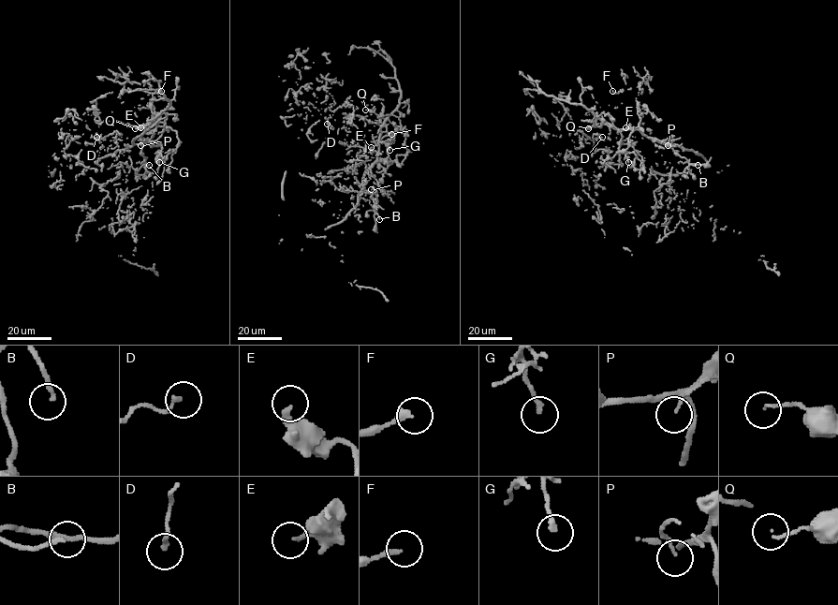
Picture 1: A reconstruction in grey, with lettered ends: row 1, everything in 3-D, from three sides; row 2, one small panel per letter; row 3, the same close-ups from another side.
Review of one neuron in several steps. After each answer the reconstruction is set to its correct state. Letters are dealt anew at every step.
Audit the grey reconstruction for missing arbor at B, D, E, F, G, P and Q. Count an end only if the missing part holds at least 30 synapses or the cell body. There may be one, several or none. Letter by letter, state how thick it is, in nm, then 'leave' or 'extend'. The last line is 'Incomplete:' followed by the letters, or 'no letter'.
B: 170 nm | leave
D: 150 nm | leave
E: 240 nm | leave
F: 220 nm | leave
G: 190 nm | leave
P: 110 nm | leave
Q: 100 nm | leave
Incomplete: no letter

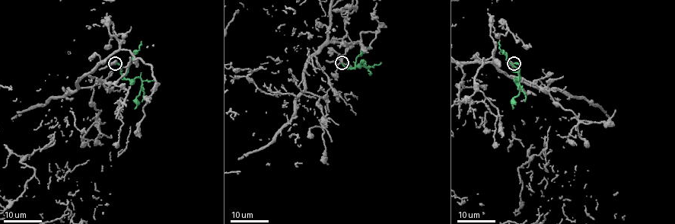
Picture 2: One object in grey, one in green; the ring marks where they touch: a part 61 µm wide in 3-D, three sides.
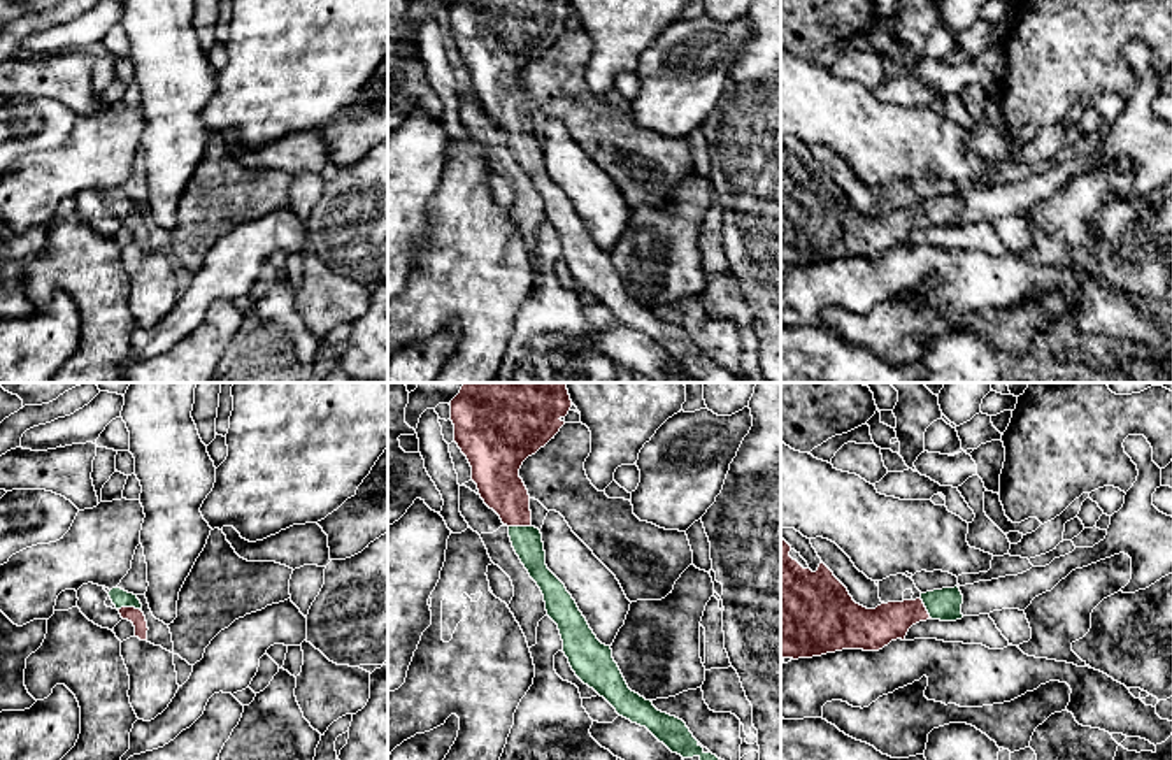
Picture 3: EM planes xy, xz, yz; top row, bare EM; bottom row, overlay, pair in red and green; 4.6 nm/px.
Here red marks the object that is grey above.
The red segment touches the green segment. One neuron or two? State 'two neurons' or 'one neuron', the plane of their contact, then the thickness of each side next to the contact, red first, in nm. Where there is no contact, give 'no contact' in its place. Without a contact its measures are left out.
one neuron | xy | 70/80 nm

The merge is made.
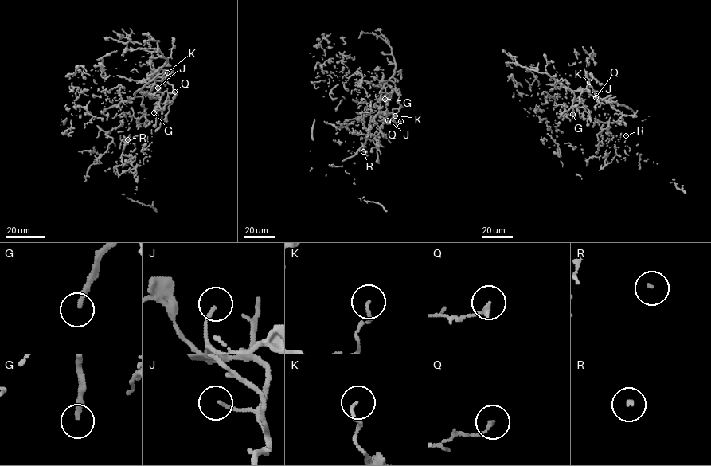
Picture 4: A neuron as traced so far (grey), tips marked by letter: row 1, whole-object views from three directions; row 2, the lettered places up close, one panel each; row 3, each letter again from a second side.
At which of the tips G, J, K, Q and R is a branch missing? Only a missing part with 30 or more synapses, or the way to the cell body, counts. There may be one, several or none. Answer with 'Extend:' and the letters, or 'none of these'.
Extend: G, R

